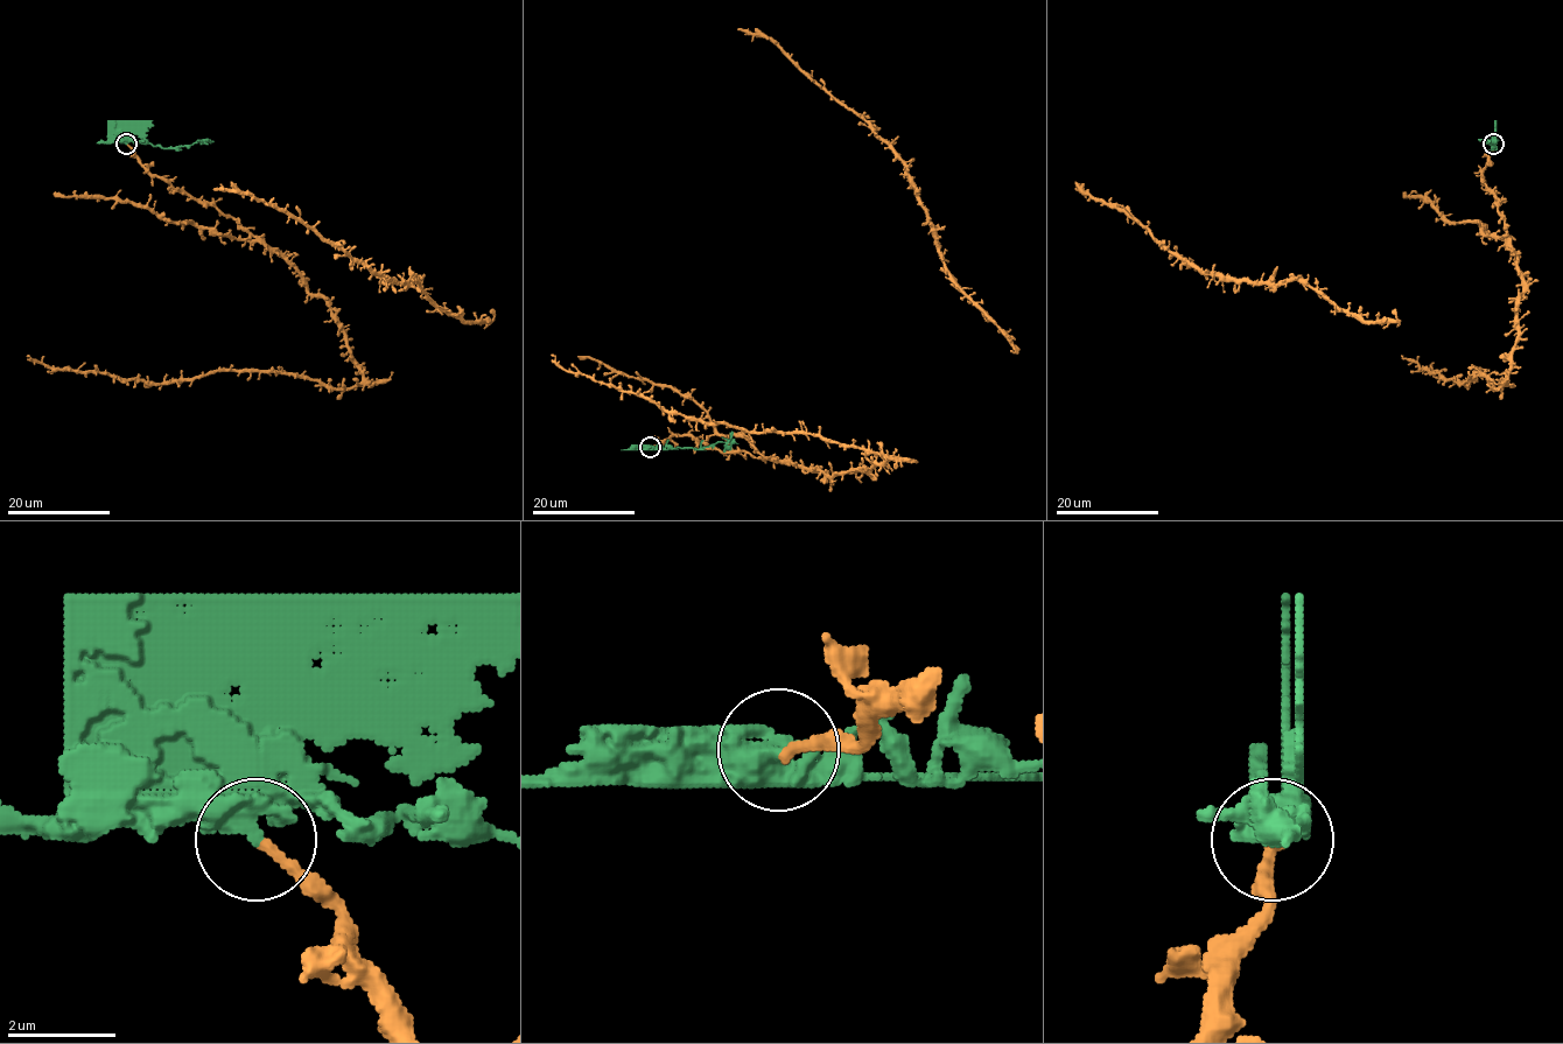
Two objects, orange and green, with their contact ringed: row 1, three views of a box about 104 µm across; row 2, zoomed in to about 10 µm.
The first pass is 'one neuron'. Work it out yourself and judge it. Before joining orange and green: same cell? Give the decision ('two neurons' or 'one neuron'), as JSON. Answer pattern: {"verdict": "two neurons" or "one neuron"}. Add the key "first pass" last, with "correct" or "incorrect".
{"verdict": "two neurons", "first pass": "incorrect"}

